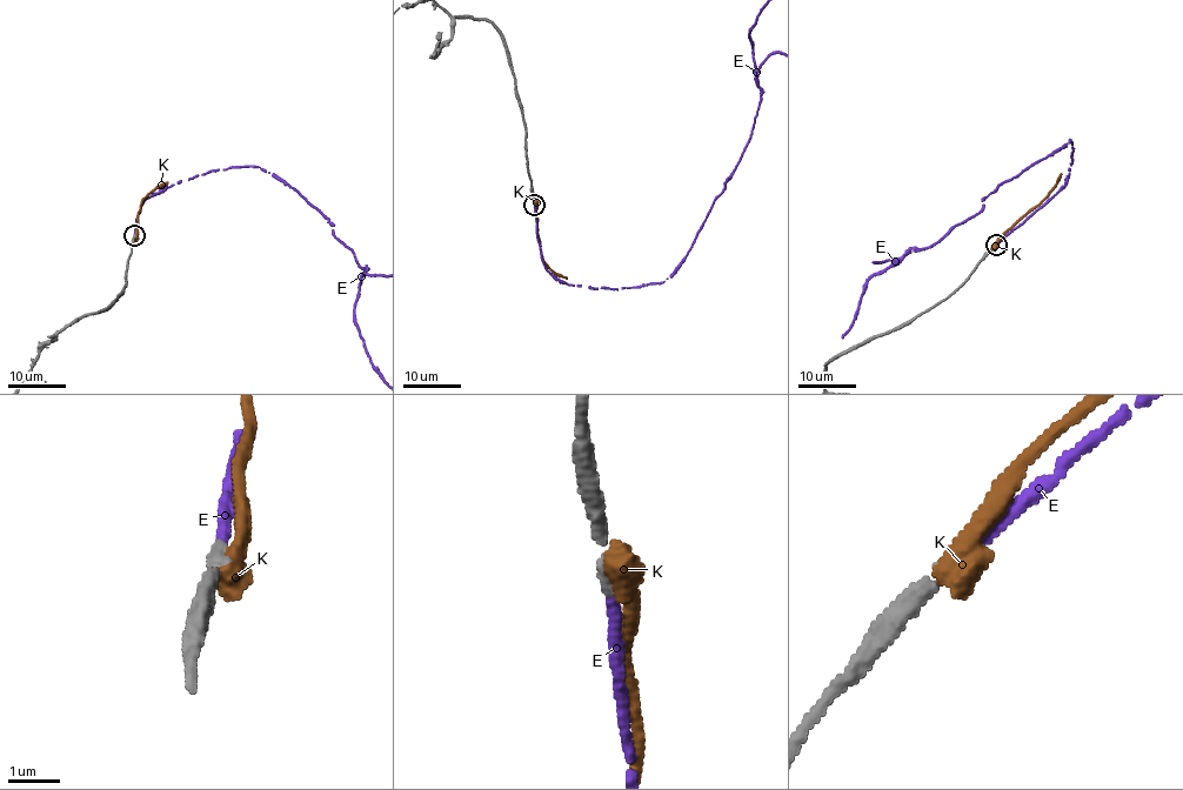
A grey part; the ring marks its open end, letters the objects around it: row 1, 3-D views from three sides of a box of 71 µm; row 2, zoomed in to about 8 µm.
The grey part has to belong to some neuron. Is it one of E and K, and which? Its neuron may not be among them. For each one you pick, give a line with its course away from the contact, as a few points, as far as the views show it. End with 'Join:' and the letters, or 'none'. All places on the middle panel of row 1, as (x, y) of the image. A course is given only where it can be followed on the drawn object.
E: course (534, 205), (554, 276), (662, 283), (748, 141), (761, 93), (749, 37)
Join: E

